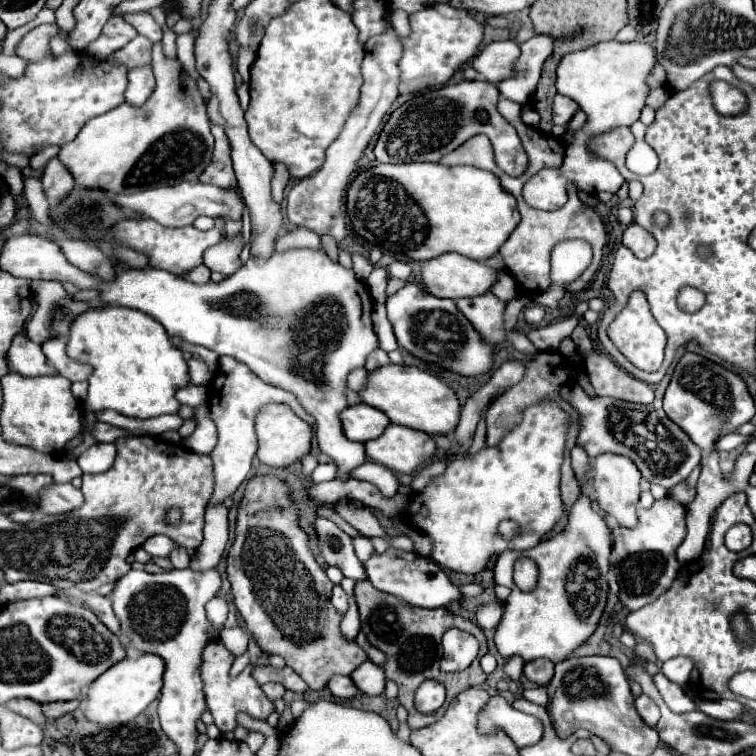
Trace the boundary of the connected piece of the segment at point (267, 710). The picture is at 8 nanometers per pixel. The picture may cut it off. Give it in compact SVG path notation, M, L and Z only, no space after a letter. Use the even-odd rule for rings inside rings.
M212 639L202 655L202 681L204 681L204 693L206 693L206 701L208 701L208 709L214 717L216 727L222 733L234 731L238 727L238 713L248 713L254 719L266 719L272 711L274 711L274 703L264 695L262 687L252 679L252 669L244 669L238 677L230 677L230 665L234 661L234 655L224 647L224 643L220 639Z

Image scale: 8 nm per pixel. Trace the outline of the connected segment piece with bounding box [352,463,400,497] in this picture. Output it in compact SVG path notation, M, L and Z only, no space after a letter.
M364 463L364 465L360 465L358 469L352 471L352 477L360 479L360 481L370 481L370 483L378 485L378 489L384 495L388 495L388 497L396 495L398 485L400 485L398 479L396 479L396 475L390 469L378 465L378 463Z

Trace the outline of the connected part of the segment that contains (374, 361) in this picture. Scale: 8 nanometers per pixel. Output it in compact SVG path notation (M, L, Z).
M376 349L376 351L372 351L372 353L370 353L370 357L368 357L368 361L366 361L366 371L368 371L368 373L372 373L372 371L376 371L378 367L388 365L388 363L390 363L388 353L386 353L386 351L382 351L382 349Z

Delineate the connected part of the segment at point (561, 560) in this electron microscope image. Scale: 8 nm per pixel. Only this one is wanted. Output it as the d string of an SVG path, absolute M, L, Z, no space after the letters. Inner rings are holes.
M580 494L571 507L568 525L552 539L526 549L504 551L494 565L494 583L512 589L504 603L504 617L496 629L494 643L502 657L520 655L524 661L546 657L554 663L564 661L580 645L584 645L596 631L606 607L608 595L608 559L610 559L610 529L604 517L593 507L593 500ZM518 557L530 557L538 565L538 583L532 591L520 591L512 581L512 563ZM572 571L572 599L566 583Z

